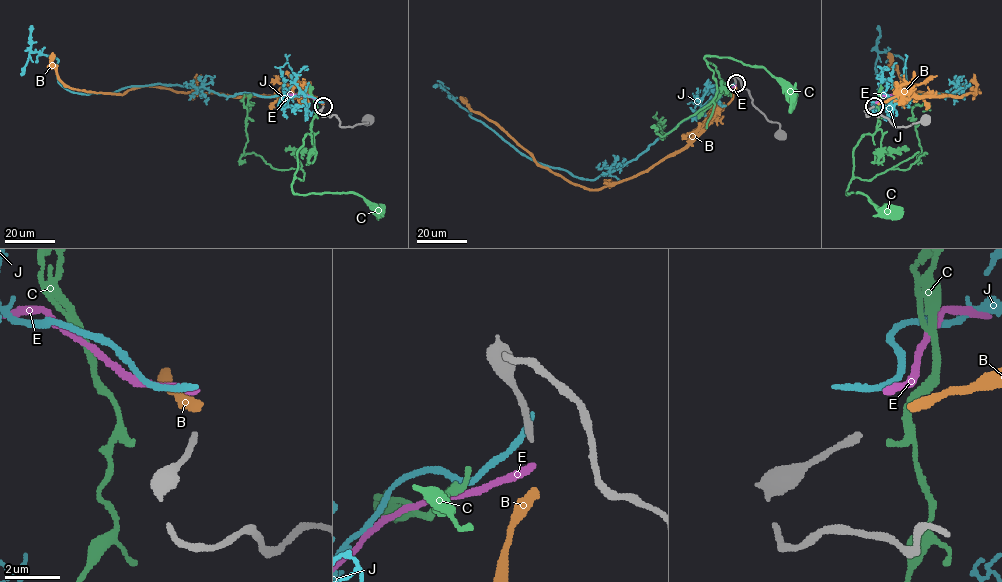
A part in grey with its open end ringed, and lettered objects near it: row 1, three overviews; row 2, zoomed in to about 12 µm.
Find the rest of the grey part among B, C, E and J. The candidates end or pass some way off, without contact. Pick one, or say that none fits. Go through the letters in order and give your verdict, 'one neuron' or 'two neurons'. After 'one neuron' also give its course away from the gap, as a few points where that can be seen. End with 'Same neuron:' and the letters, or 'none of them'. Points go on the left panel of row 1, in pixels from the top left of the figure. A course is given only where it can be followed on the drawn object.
B: two neurons
C: two neurons
E: two neurons
J: two neurons
Same neuron: none of them

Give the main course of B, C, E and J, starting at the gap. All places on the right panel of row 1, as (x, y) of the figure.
B: (877, 104), (906, 94), (960, 96), (980, 92), (966, 86), (952, 94), (909, 89), (888, 53)
C: (876, 107), (879, 112), (876, 131), (864, 134), (853, 151), (852, 178), (846, 193), (861, 192), (883, 210)
E: (876, 102), (881, 95), (898, 94)
J: (874, 102), (878, 96), (949, 95), (970, 85), (915, 92), (907, 82), (904, 60), (877, 50), (878, 26)

